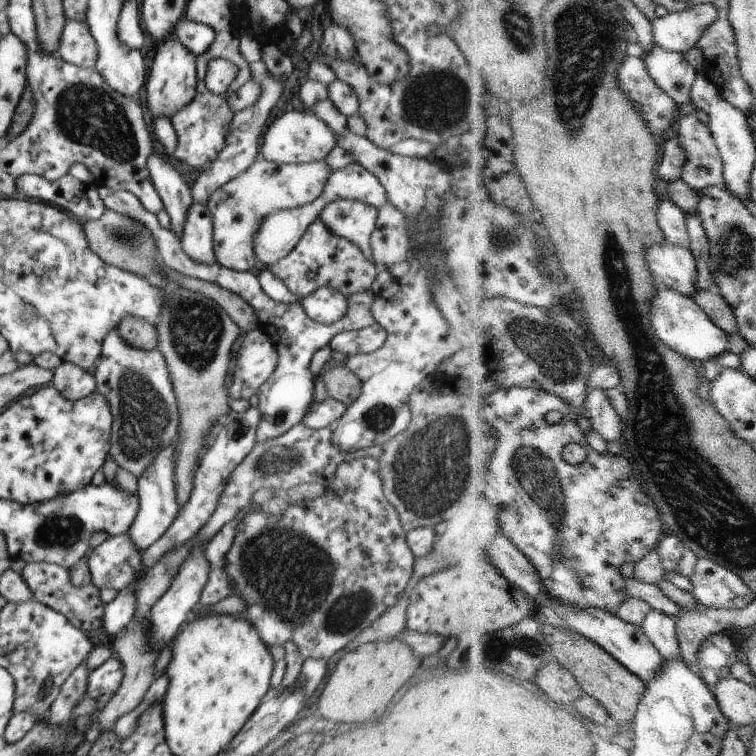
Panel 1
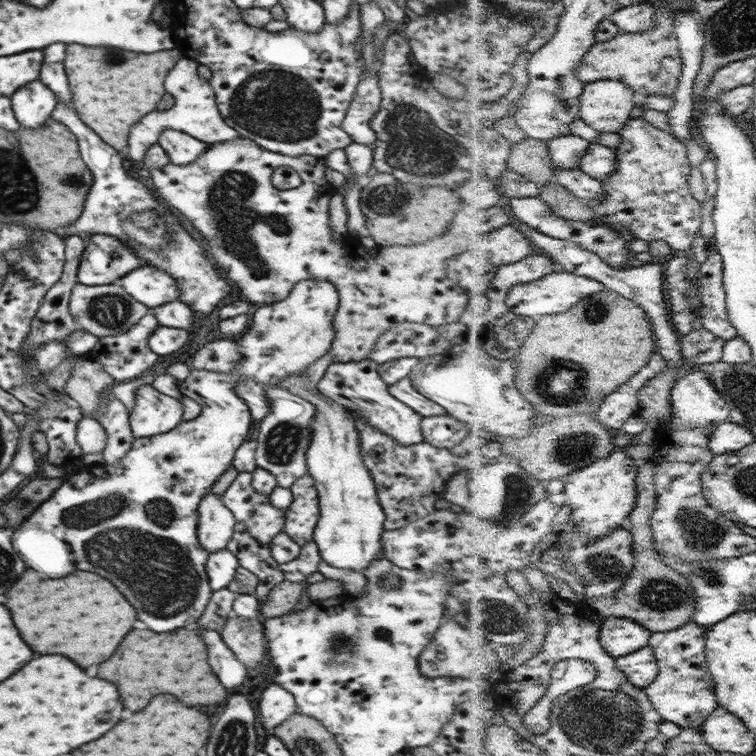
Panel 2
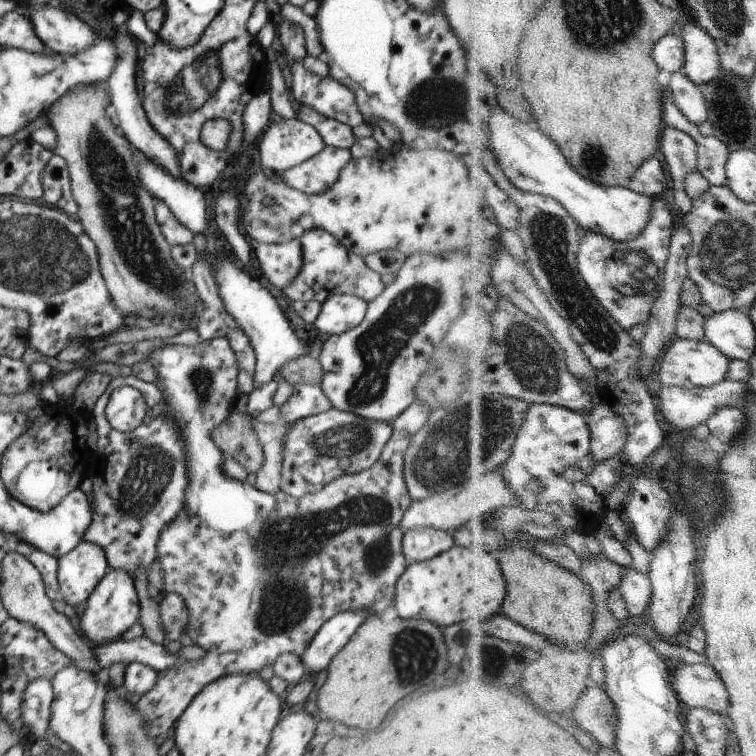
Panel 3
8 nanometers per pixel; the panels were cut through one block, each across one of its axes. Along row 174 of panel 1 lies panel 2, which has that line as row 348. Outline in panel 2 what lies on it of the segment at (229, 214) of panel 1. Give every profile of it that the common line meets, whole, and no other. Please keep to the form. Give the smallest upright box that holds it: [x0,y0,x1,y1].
[11,280,341,632]

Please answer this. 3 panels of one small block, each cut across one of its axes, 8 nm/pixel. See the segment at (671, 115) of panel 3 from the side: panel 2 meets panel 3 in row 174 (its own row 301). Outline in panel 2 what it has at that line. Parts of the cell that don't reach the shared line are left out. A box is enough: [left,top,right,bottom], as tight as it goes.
[700,250,739,342]

